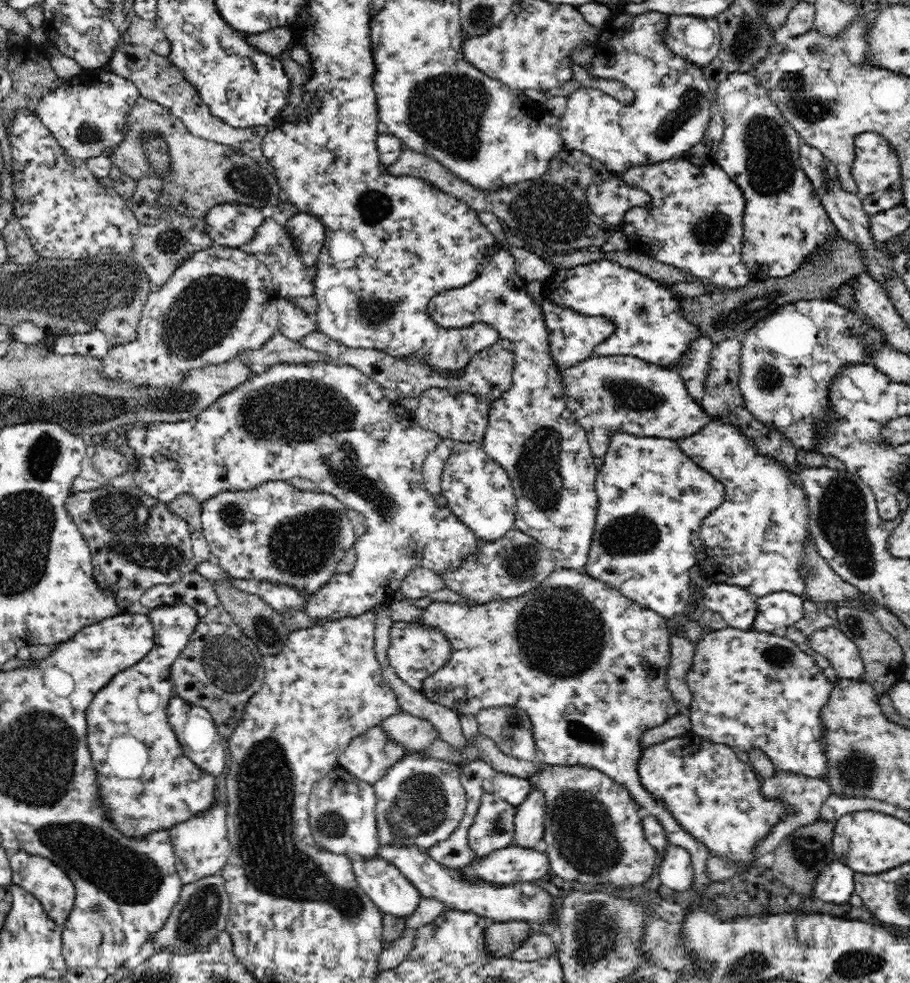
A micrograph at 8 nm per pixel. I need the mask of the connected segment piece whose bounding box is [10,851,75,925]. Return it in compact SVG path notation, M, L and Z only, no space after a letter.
M21 851L10 854L10 858L13 876L11 884L20 885L31 892L43 905L47 915L56 924L63 925L71 914L72 907L75 906L75 883L68 877L68 873L64 872L59 865L36 854Z

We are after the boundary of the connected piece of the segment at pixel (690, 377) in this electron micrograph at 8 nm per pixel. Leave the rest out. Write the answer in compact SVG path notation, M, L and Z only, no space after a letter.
M698 338L692 344L690 354L682 360L680 366L673 368L684 380L688 380L688 388L692 388L692 397L701 401L704 396L705 380L708 377L710 356L716 343L708 338Z

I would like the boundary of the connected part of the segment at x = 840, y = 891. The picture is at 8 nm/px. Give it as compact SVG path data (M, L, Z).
M839 860L826 865L813 882L813 896L824 902L844 904L855 892L855 872Z

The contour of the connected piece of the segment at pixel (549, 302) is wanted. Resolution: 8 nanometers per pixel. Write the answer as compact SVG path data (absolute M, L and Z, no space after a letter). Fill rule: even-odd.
M552 291L542 303L541 313L545 327L548 329L549 358L552 358L553 366L562 371L594 356L594 348L604 342L613 332L613 324L610 320L604 317L584 316L584 314L576 313L576 310L571 306L557 304L553 300Z

